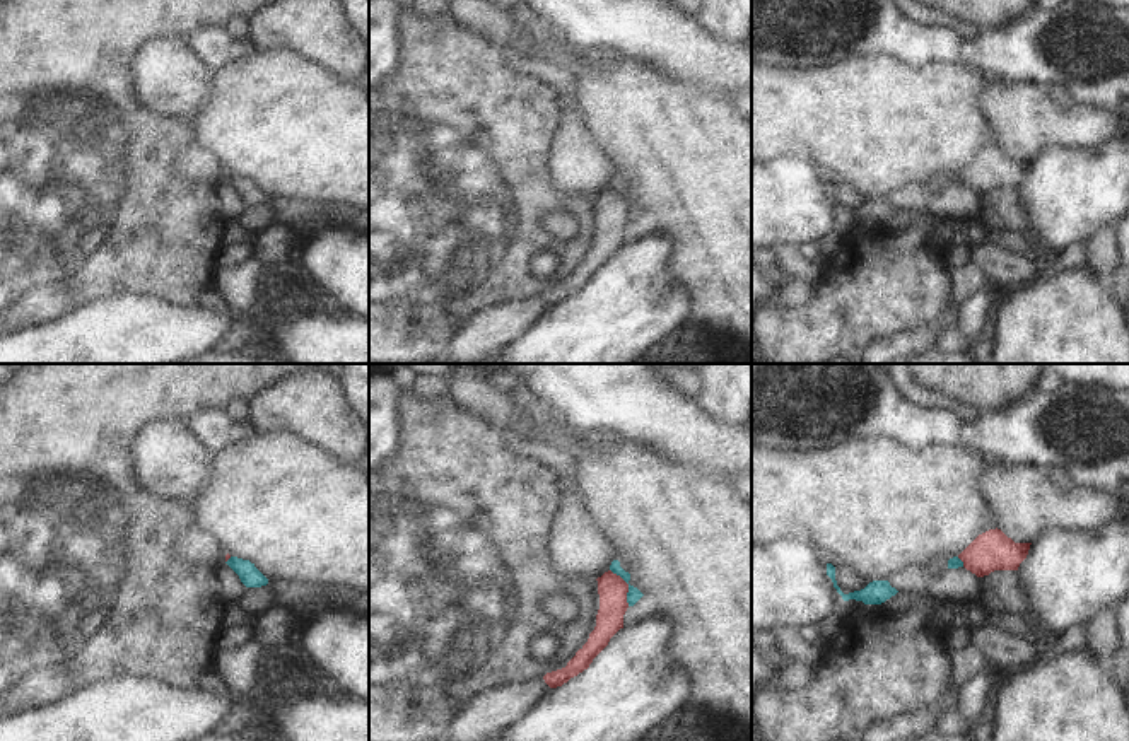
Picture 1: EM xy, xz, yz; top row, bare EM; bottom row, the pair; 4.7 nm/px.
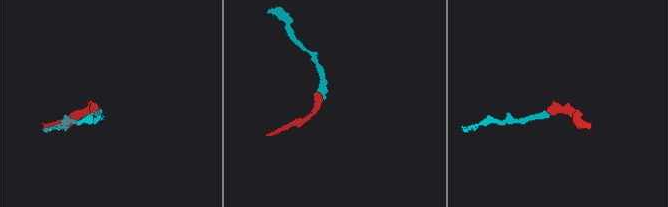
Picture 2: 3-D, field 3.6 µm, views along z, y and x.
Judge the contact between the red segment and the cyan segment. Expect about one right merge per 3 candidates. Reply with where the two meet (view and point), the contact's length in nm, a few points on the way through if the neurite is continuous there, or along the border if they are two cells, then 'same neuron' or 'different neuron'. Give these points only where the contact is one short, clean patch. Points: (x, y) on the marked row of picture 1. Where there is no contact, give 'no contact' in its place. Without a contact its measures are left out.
xz (627, 586) | 200 nm | along xz (610, 569), (627, 584), (629, 605) | different neuron

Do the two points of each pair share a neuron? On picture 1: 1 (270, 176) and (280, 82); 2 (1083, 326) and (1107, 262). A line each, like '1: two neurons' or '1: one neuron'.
1: one neuron
2: two neurons

